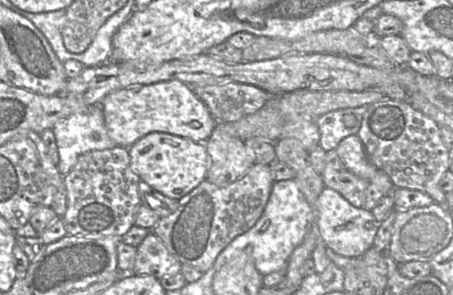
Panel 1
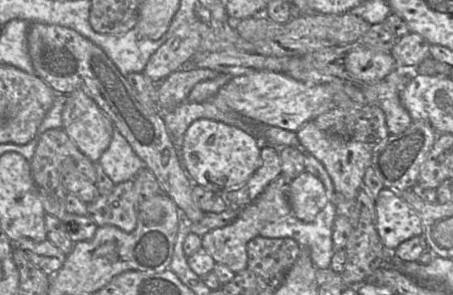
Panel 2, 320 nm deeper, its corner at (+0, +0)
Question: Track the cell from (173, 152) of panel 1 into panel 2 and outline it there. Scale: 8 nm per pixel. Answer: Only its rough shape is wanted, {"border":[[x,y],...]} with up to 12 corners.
{"border":[[212,119],[192,122],[179,157],[214,192],[258,168],[264,143]]}

